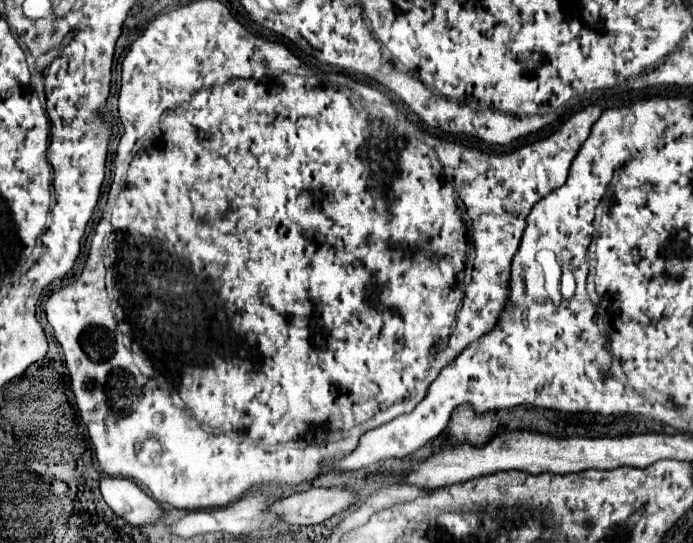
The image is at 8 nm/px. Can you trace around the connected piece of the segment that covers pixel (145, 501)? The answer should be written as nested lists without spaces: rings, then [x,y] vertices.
[[[100,476],[100,492],[110,510],[116,516],[122,516],[132,526],[156,524],[164,516],[158,504],[132,480]]]

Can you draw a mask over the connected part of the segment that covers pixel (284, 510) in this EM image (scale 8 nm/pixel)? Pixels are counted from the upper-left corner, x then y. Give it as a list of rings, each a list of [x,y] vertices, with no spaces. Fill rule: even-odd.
[[[312,488],[274,502],[268,512],[290,526],[312,526],[346,510],[356,502],[356,492],[342,488]]]

